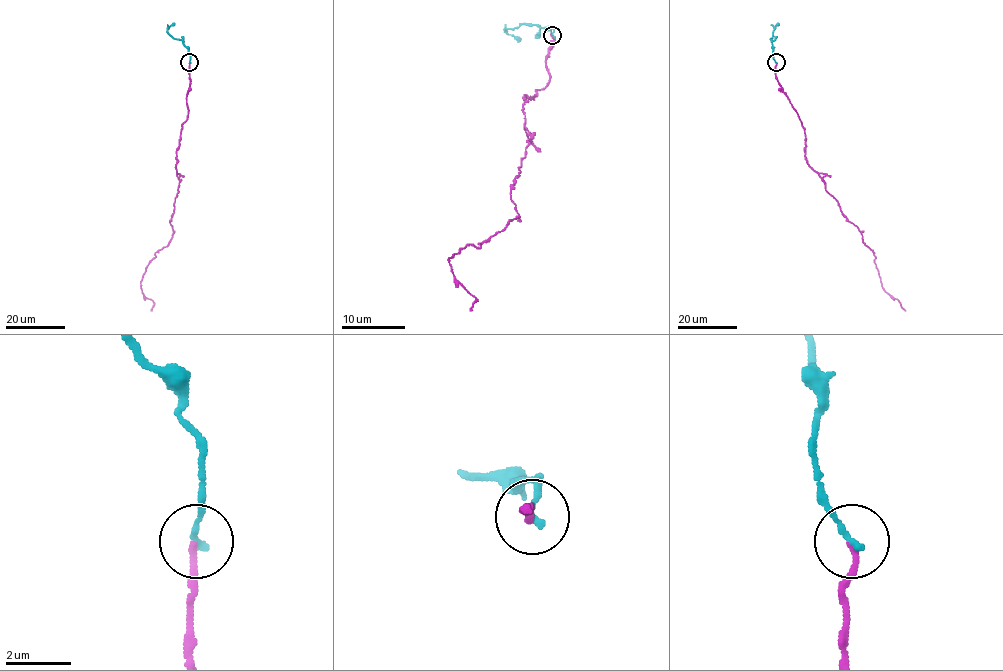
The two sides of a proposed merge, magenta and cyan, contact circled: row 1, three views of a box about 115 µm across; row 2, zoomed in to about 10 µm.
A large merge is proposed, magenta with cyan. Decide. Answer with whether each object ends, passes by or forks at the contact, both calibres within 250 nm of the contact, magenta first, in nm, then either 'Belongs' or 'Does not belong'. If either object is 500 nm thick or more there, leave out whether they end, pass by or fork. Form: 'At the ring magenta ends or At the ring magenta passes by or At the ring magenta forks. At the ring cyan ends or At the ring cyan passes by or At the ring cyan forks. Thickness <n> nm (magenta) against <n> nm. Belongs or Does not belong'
At the ring magenta ends. At the ring cyan ends. Thickness 180 nm (magenta) against 200 nm. Belongs

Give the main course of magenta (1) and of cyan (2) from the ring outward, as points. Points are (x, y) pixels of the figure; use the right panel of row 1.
1: (776, 62), (775, 78), (804, 130), (806, 162), (874, 253), (882, 288), (905, 311)
2: (776, 62), (771, 38), (778, 23)

